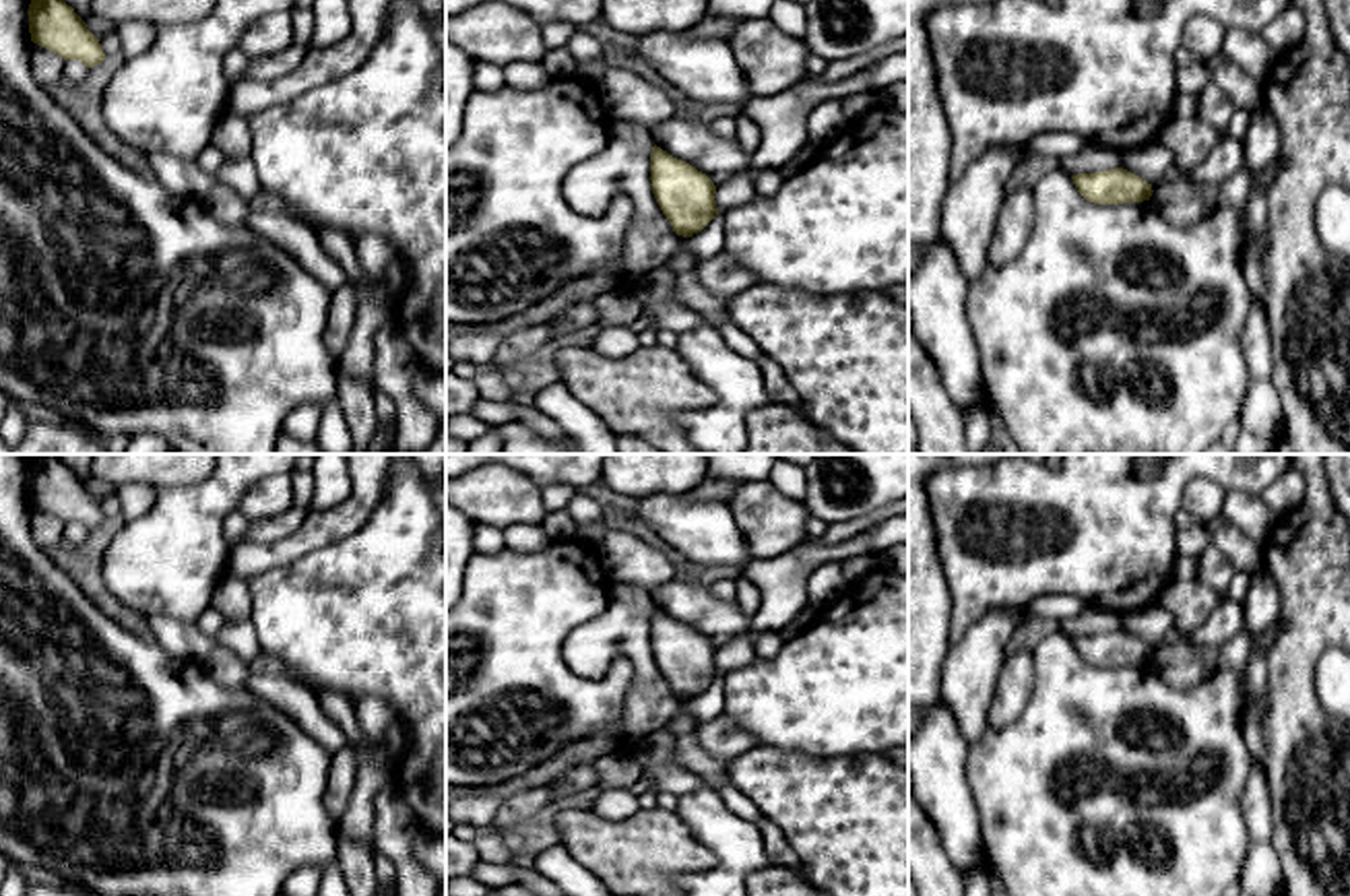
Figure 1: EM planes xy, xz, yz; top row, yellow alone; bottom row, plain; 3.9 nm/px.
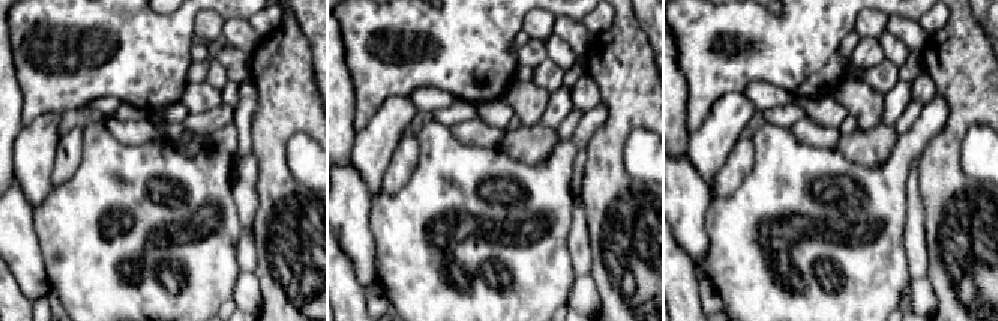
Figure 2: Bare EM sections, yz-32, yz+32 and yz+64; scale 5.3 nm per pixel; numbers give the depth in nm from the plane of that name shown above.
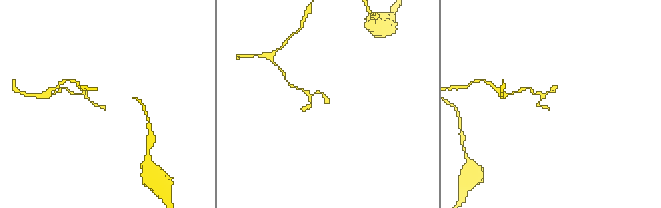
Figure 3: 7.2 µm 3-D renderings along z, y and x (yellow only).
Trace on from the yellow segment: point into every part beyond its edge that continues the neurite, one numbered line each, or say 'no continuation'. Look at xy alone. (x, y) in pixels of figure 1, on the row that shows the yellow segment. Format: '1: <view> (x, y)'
no continuation

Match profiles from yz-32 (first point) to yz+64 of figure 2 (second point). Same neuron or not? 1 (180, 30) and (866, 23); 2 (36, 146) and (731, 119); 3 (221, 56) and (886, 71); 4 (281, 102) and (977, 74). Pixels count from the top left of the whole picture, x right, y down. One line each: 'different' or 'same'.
1: different
2: same
3: different
4: same

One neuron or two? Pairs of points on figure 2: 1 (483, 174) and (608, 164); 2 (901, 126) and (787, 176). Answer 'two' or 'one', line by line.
1: two
2: two

